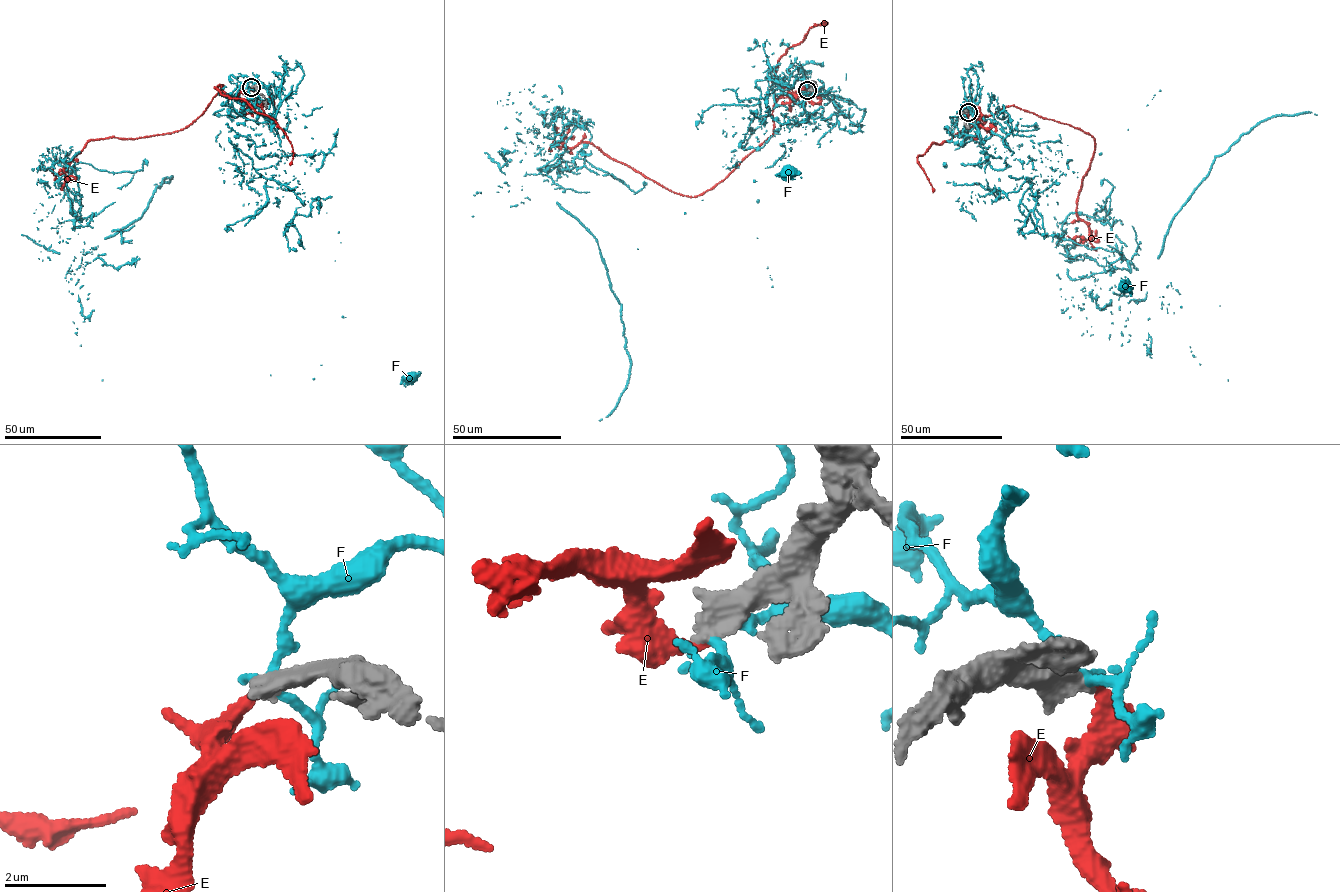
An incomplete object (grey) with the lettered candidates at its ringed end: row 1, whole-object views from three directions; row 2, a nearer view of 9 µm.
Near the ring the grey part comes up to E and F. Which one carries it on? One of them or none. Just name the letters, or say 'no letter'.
no letter

